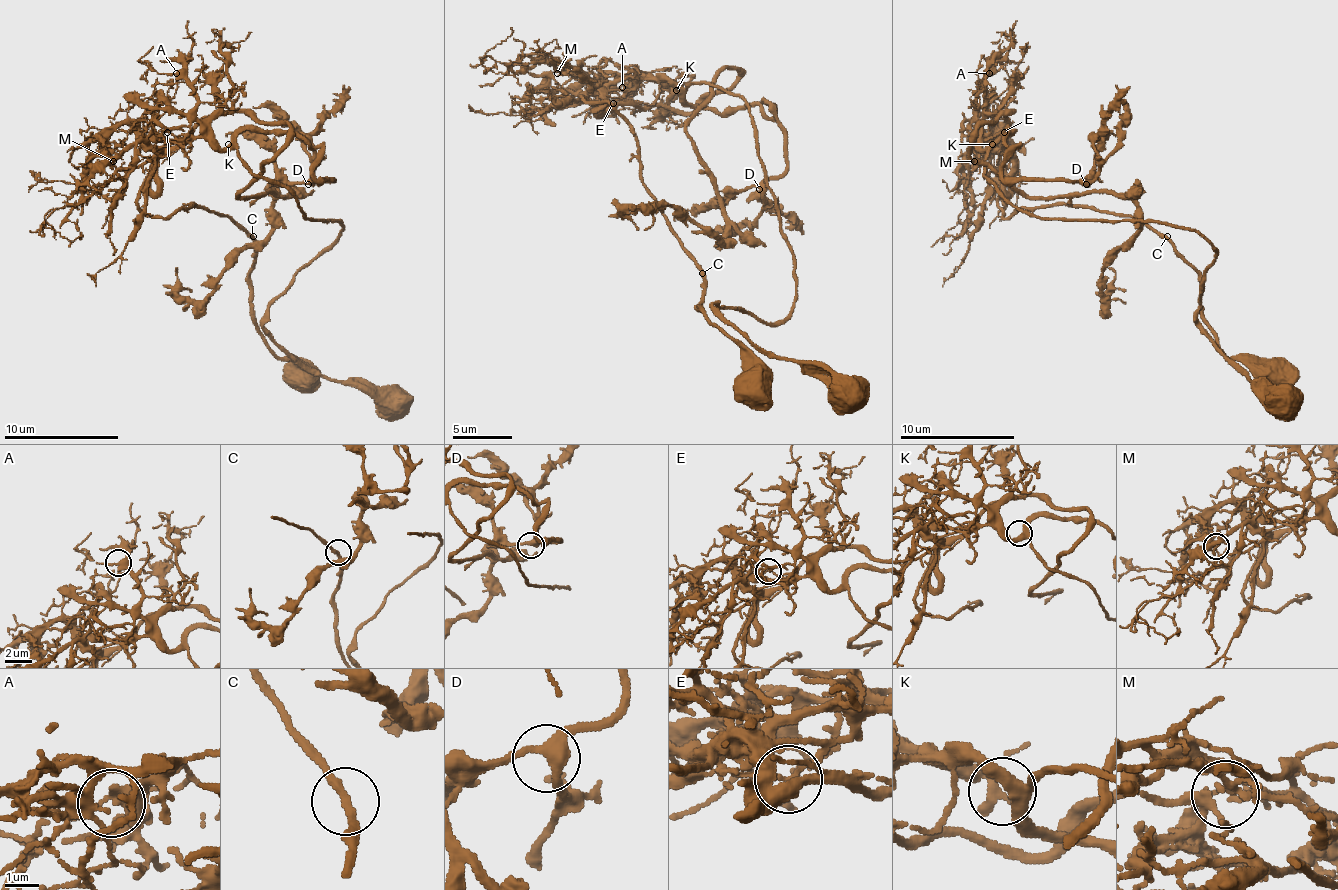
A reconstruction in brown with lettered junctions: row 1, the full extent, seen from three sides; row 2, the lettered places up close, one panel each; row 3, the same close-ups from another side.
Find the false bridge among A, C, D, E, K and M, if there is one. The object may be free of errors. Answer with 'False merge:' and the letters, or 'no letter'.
False merge: E

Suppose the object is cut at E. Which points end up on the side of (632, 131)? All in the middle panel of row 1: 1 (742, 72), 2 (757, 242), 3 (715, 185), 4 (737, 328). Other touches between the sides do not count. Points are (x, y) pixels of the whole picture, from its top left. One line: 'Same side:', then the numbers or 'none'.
Same side: 1, 2, 3

